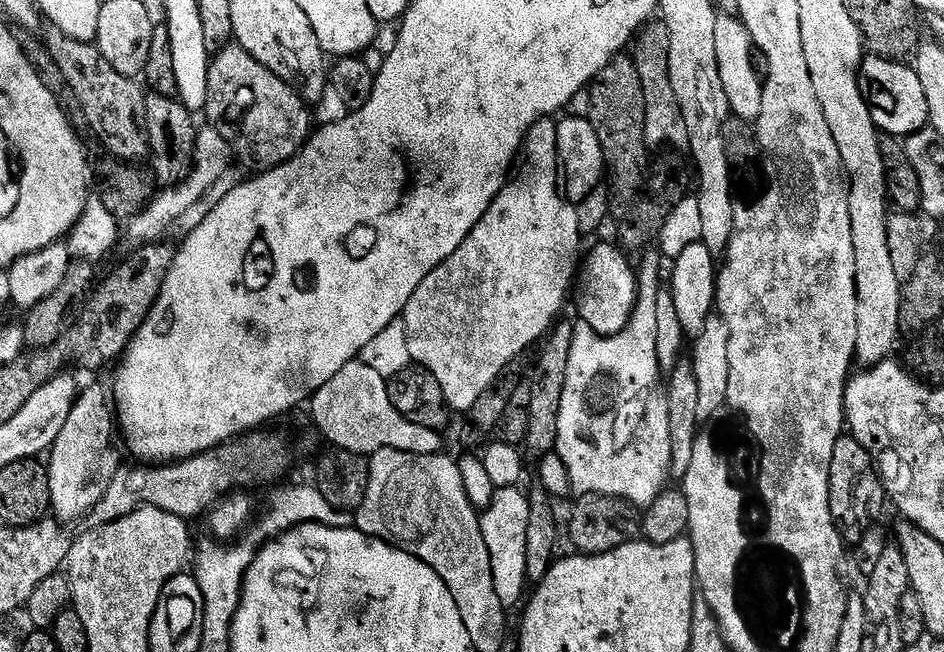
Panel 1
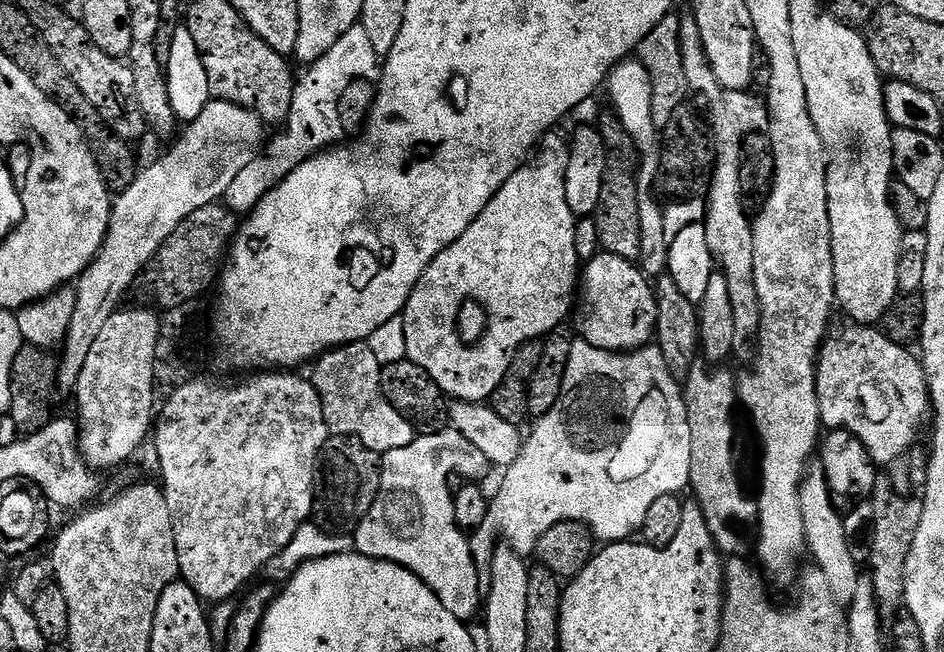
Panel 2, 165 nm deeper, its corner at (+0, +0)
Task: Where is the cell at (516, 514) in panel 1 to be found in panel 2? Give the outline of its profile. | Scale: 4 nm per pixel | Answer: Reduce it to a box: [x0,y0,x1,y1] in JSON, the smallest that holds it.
[471,338,692,574]

